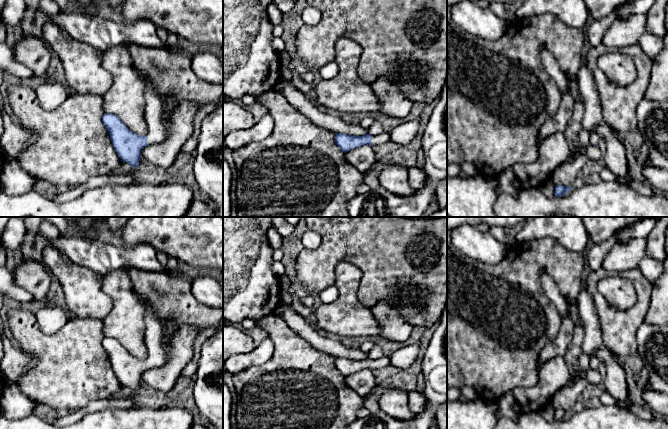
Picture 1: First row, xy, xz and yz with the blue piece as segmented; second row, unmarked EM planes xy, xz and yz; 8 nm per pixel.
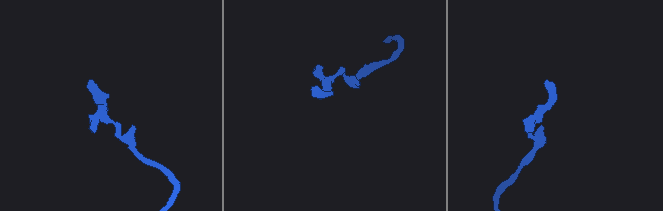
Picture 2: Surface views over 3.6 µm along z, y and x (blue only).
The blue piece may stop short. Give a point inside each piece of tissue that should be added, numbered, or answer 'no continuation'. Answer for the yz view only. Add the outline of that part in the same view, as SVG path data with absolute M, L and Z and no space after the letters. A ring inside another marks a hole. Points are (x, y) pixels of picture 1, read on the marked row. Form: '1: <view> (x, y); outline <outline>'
1: yz (592, 116); outline M584 57L581 59L581 65L577 73L577 81L580 99L584 104L582 126L584 130L590 133L590 143L596 144L599 142L600 138L595 129L603 121L602 107L593 74L588 68L586 58Z

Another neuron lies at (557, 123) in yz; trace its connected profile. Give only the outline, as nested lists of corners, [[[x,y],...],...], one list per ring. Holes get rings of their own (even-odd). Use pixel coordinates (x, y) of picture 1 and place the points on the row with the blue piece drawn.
[[[544,46],[540,49],[540,58],[545,71],[555,81],[561,90],[562,100],[556,113],[548,118],[539,130],[537,144],[539,145],[546,137],[555,133],[564,133],[573,115],[575,99],[570,93],[568,81],[560,69],[553,54]]]

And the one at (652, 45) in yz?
[[[647,32],[640,37],[638,44],[650,59],[654,59],[664,46],[662,37]]]

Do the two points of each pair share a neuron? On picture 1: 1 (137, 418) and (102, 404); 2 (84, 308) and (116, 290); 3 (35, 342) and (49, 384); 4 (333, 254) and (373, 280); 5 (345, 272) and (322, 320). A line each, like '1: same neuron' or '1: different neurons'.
1: different neurons
2: different neurons
3: same neuron
4: same neuron
5: same neuron

